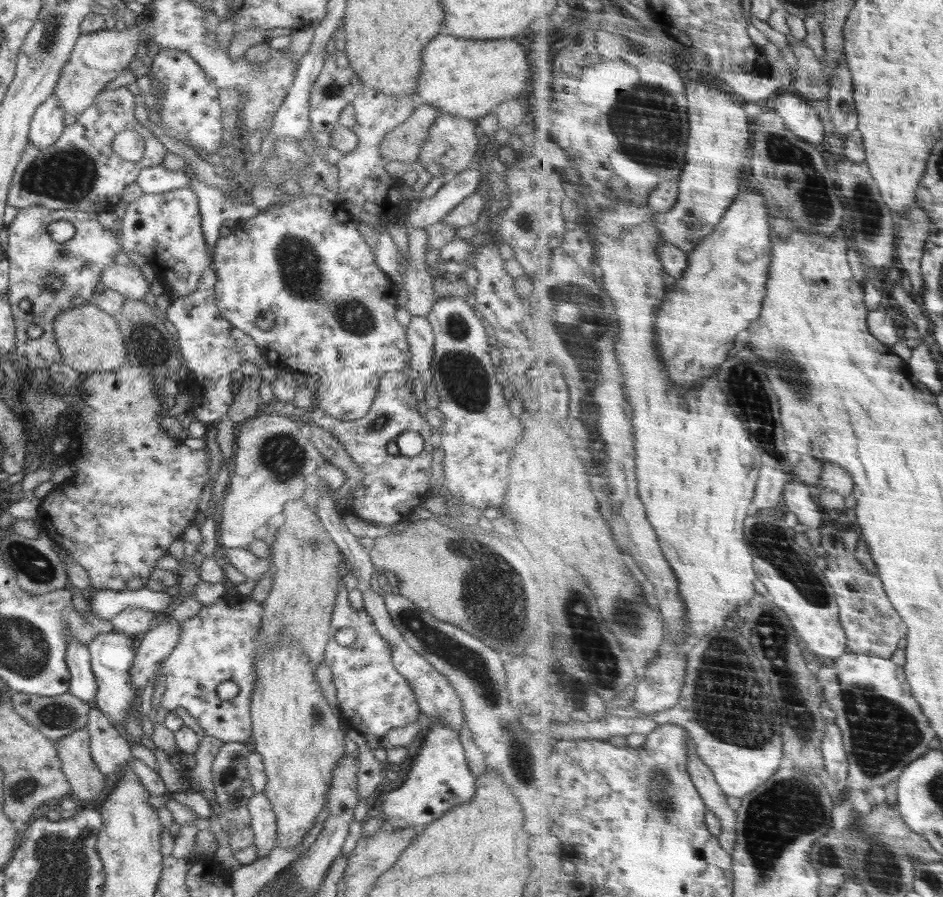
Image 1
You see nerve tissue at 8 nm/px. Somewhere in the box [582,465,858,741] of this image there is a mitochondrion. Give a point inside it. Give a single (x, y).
(774, 546)

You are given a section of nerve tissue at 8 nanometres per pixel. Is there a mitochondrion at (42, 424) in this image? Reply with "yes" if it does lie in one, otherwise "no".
yes

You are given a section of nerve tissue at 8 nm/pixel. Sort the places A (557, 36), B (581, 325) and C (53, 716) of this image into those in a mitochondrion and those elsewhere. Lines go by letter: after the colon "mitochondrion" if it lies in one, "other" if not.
A: other
B: mitochondrion
C: mitochondrion

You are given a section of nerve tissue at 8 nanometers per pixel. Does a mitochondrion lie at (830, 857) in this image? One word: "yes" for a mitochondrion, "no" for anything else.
yes

